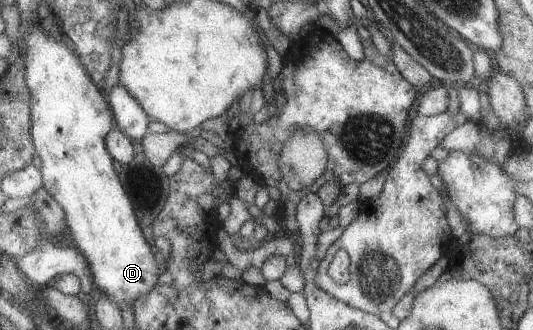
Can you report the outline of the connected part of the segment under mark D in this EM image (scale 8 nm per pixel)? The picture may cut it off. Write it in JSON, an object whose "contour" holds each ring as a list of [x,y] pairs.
{"contour":[[[39,25],[28,27],[23,36],[27,52],[22,56],[25,65],[25,85],[30,92],[30,137],[40,158],[42,186],[62,205],[69,242],[86,258],[93,284],[121,310],[139,297],[145,296],[157,280],[155,249],[150,247],[137,224],[130,200],[113,170],[113,159],[107,152],[104,136],[115,126],[105,99],[106,94],[90,79],[79,57],[67,48],[65,39],[55,42],[45,36]]]}

